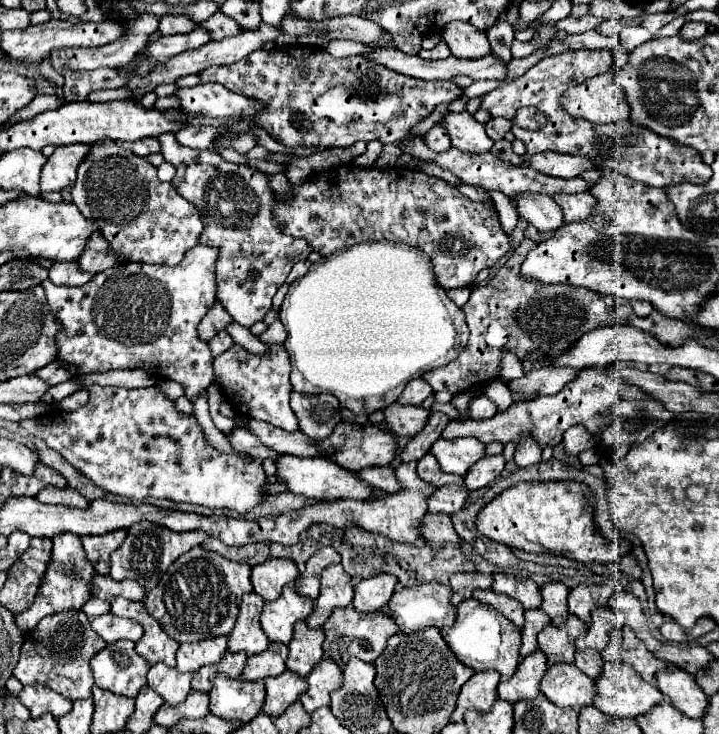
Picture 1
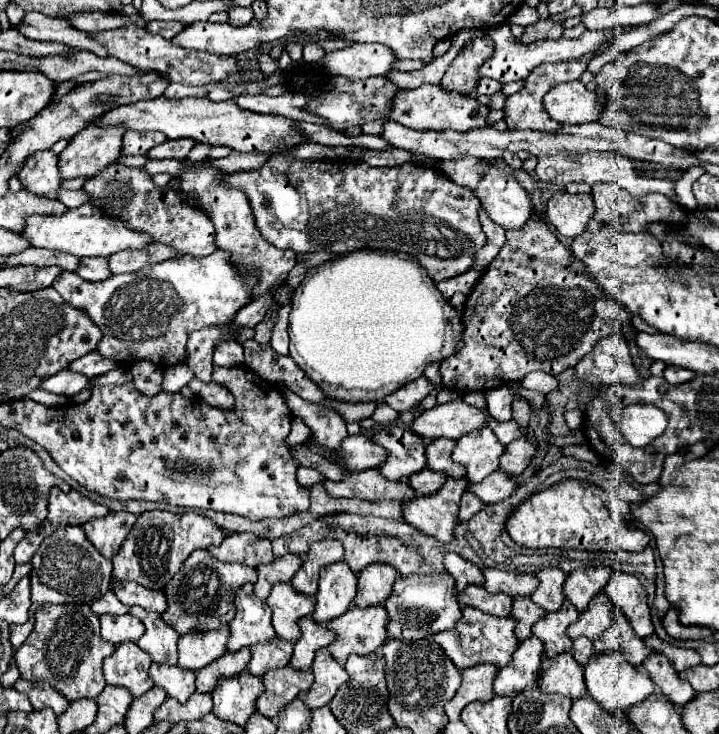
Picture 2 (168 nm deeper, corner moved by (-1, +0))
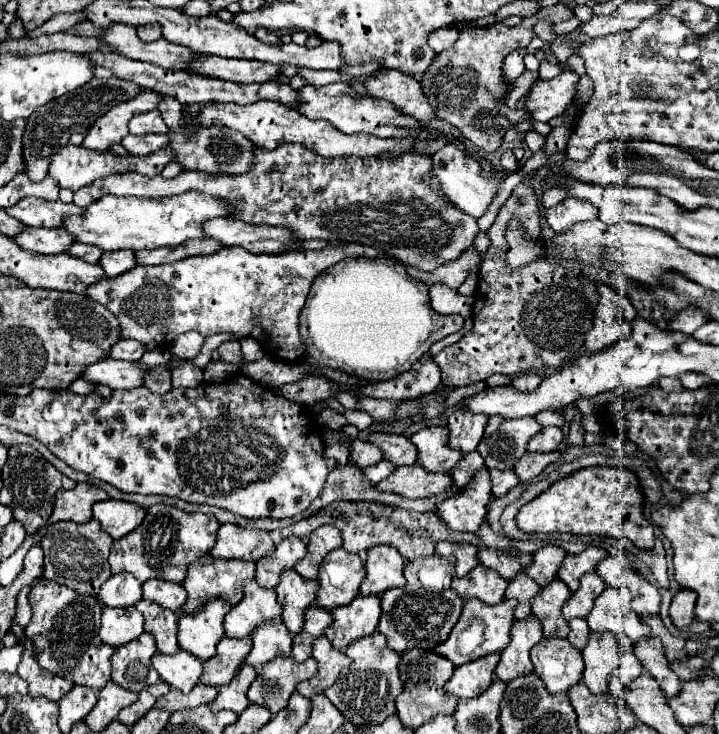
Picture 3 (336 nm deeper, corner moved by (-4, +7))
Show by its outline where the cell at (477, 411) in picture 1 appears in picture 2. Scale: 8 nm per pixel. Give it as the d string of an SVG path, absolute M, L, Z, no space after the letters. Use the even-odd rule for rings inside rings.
M504 385L488 391L488 411L496 421L510 421L512 419L510 403L512 403L512 395Z

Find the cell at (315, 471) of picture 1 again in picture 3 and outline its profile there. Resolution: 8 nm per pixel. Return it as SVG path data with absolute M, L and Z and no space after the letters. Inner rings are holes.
M417 464L399 466L393 476L377 484L379 490L393 492L405 498L427 498L427 496L443 494L451 486L453 486L453 478L449 478L449 472L429 472Z

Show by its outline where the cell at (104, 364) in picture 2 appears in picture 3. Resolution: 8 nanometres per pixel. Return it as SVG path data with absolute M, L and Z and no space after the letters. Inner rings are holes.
M119 340L111 348L109 358L115 358L115 360L141 360L143 354L145 354L145 344L133 342L133 340Z

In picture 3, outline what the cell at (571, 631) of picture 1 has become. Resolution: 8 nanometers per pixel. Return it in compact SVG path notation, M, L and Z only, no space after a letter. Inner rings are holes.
M553 578L553 582L541 588L537 598L533 598L531 602L533 614L541 620L543 634L547 638L567 638L569 626L561 614L561 606L569 598L569 594L571 590L565 586L565 582L561 582L559 578Z

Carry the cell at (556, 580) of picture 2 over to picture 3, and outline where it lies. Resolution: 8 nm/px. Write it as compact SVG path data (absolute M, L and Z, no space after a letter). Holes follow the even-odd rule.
M543 546L533 554L531 566L525 568L527 576L531 576L539 586L547 586L557 576L561 562L565 560L565 550L559 546Z

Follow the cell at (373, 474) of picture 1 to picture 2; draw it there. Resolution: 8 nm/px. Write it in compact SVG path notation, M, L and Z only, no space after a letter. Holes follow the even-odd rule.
M422 469L416 475L410 475L408 477L408 485L416 491L416 495L436 493L442 487L444 481L446 481L446 475L444 473L434 473L430 469Z

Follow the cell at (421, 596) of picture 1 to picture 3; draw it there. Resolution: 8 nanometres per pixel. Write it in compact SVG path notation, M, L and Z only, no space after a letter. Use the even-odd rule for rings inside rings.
M435 554L429 558L411 560L405 566L407 586L391 588L381 596L383 614L377 630L387 636L387 644L397 654L405 654L405 650L413 648L433 650L437 644L445 642L451 628L457 624L463 608L463 598L457 596L451 588L453 570L455 562L449 556L443 558Z

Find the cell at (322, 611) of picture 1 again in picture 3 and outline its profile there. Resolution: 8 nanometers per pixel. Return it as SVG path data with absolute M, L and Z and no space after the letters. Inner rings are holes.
M343 548L333 550L319 566L319 590L317 606L331 610L335 606L349 604L361 582L365 580L365 564L357 554L349 554Z

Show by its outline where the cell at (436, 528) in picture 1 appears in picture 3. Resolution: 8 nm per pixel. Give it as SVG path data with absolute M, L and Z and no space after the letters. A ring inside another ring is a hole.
M491 470L491 482L493 482L493 496L503 496L507 494L513 486L519 484L517 474L513 474L513 470Z

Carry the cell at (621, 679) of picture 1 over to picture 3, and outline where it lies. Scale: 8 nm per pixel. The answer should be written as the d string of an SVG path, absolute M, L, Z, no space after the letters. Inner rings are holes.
M591 632L587 646L581 650L581 656L583 656L583 662L585 662L581 682L593 694L609 692L609 688L607 688L609 674L619 666L615 634L595 634L595 632Z

